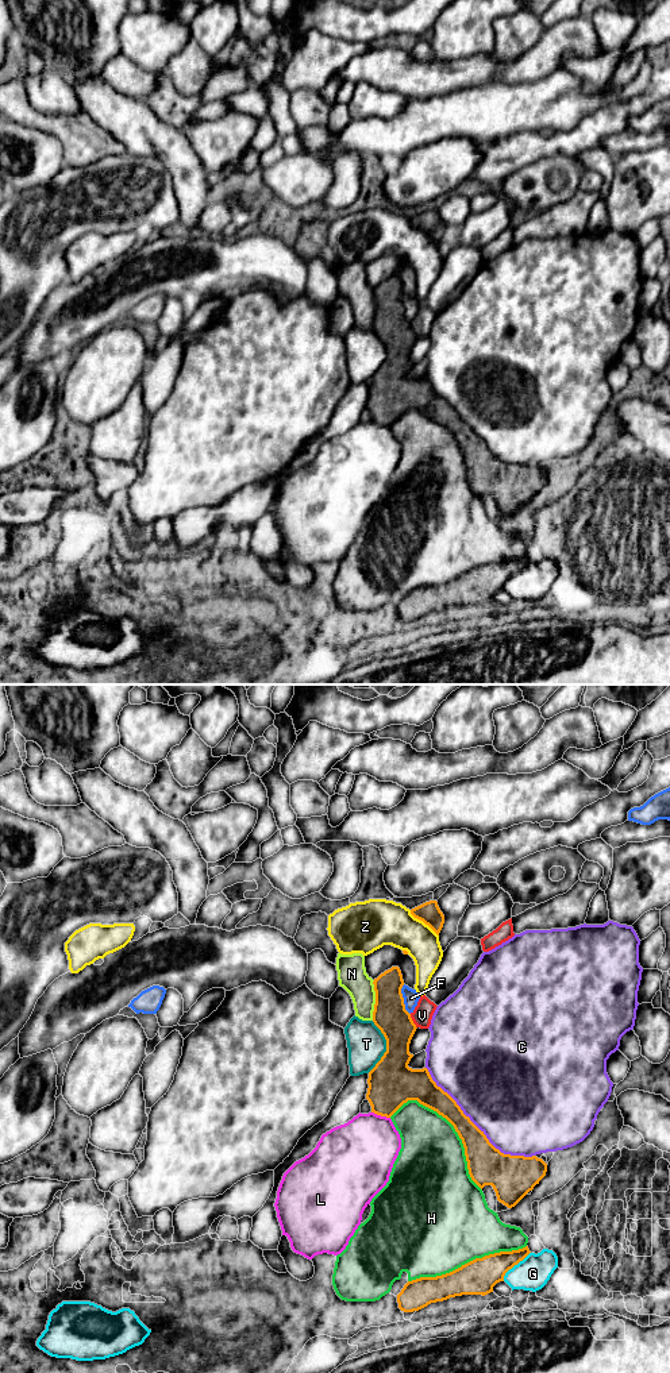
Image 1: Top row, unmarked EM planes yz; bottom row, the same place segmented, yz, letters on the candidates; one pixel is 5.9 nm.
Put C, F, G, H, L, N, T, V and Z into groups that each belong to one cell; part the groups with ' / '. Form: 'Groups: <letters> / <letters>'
Groups: C / F / G / H / L / N / T / V / Z

